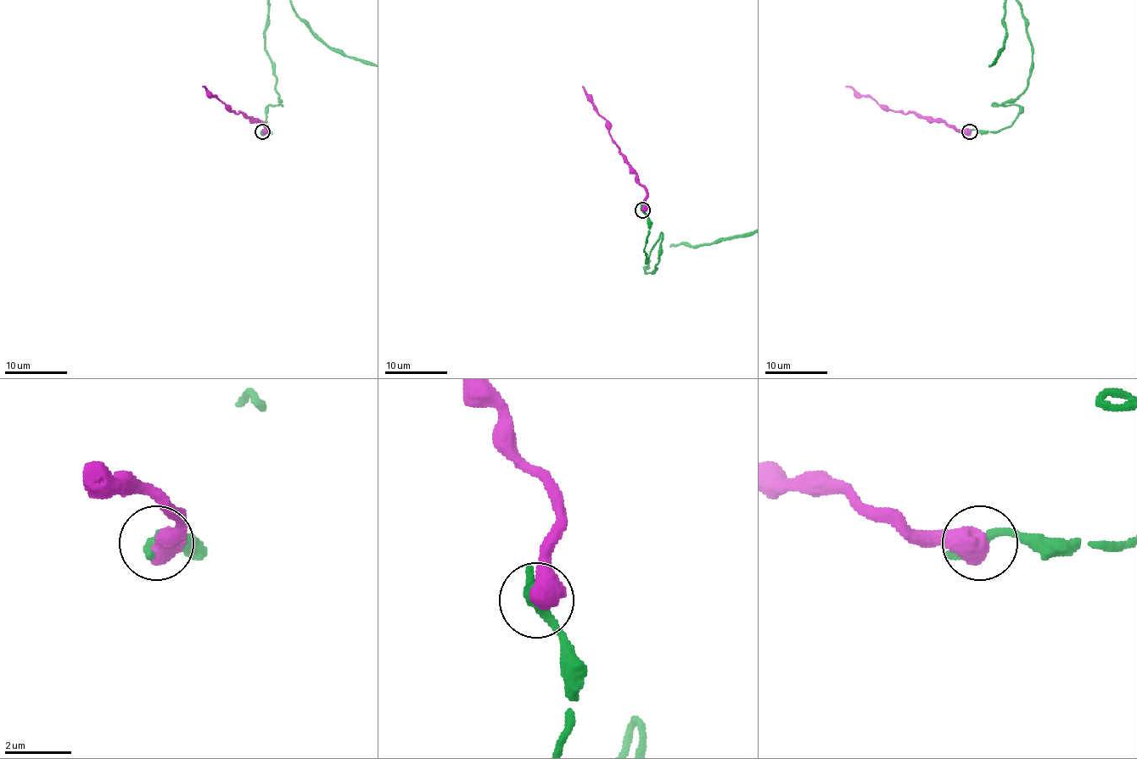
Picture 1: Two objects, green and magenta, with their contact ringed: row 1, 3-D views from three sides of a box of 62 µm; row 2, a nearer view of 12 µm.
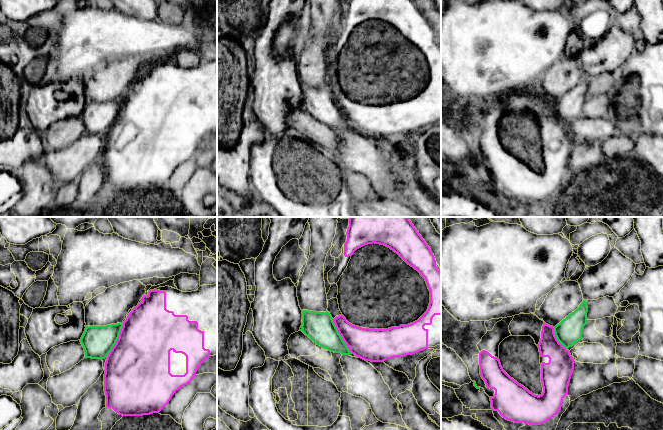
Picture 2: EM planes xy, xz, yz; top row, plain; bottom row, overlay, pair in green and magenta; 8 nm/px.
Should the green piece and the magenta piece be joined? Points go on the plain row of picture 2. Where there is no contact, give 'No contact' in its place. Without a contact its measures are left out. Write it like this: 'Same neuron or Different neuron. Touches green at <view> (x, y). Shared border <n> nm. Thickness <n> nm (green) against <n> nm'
Different neuron. Touches green at xy (117, 115). Shared border 320 nm. Thickness 260 nm (green) against 480 nm

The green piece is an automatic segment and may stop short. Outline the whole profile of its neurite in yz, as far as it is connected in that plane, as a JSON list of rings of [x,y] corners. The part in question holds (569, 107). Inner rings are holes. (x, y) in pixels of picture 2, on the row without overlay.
[[[583,76],[574,88],[566,92],[565,95],[554,103],[557,116],[566,125],[582,115],[582,107],[588,97],[587,88],[587,78]]]

